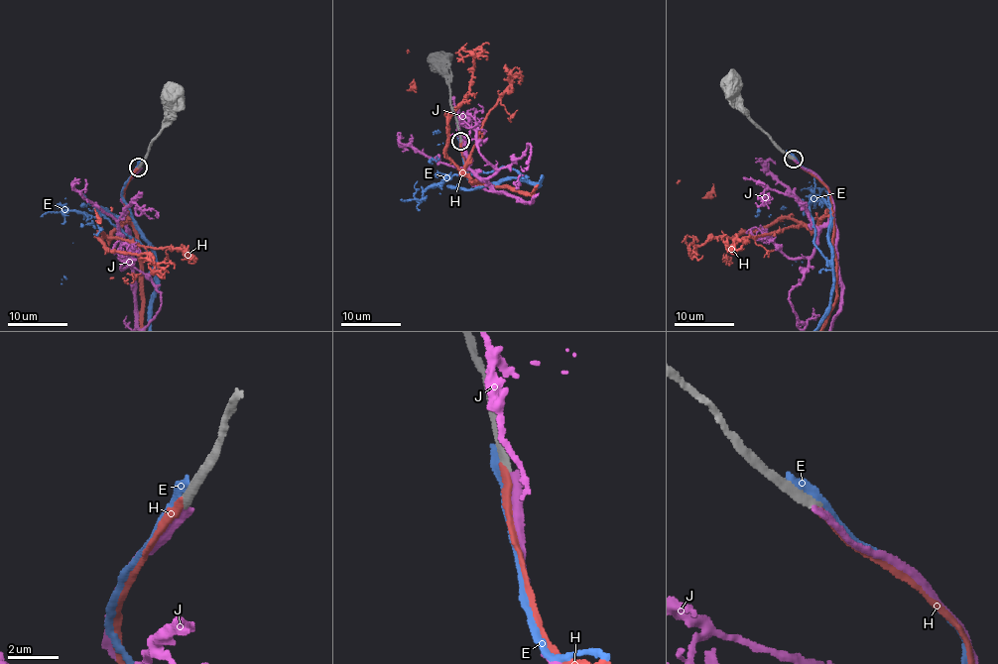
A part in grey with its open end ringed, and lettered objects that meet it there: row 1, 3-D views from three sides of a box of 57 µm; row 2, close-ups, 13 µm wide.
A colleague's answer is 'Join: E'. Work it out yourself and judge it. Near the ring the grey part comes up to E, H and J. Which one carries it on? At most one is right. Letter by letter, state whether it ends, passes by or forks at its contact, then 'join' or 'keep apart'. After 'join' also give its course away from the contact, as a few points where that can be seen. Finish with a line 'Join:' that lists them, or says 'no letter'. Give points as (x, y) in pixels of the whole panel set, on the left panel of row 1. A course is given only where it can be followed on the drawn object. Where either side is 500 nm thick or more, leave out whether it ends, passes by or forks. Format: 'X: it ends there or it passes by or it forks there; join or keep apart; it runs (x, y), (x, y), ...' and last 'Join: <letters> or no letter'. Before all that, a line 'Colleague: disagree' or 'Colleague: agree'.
Colleague: disagree
E: it ends there; keep apart
H: it ends there; keep apart
J: it ends there; keep apart
Join: no letter

